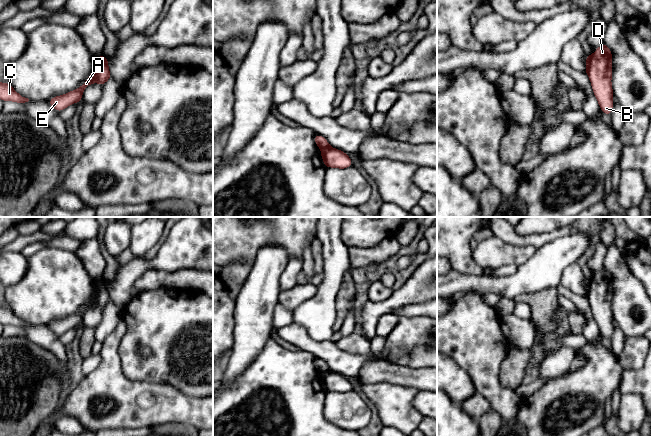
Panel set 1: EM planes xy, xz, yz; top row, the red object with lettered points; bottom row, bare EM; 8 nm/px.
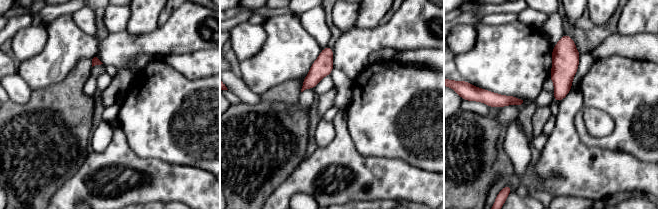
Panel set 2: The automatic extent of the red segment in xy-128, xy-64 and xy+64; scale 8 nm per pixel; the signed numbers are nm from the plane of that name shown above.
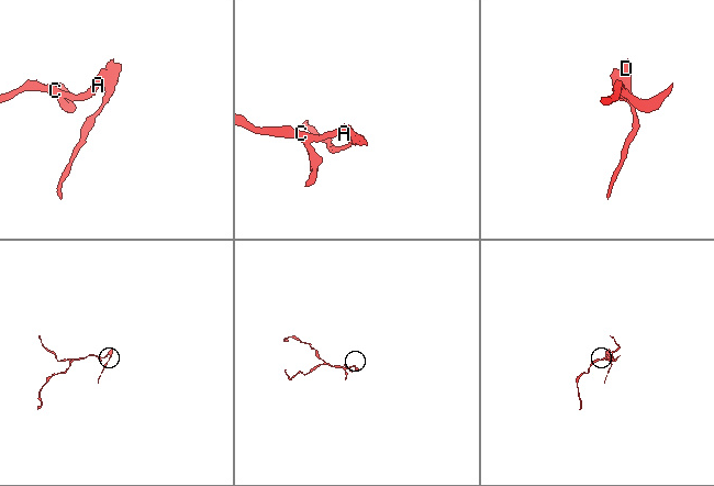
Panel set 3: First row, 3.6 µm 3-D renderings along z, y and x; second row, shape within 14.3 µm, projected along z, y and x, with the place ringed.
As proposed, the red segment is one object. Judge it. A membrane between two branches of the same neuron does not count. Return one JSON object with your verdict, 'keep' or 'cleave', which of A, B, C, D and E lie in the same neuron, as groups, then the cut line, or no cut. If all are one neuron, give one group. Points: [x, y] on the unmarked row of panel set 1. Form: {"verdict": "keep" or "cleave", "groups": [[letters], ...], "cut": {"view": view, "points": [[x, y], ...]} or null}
{"verdict": "cleave", "groups": [["A", "C", "E"], ["B", "D"]], "cut": {"view": "xy", "points": [[103, 280], [97, 293], [96, 305]]}}

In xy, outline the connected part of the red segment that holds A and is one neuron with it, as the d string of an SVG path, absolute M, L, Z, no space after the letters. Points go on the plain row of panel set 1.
M99 279L96 281L96 289L94 291L94 294L92 295L92 298L88 301L87 304L84 305L82 309L78 311L77 314L70 315L64 319L56 320L53 322L50 322L48 324L48 327L57 335L60 336L70 330L73 327L81 326L82 319L85 314L85 312L94 306L97 306L96 304L96 297L99 290L100 285L102 284L103 279Z

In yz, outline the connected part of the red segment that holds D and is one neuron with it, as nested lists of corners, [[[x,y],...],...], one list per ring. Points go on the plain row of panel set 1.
[[[604,266],[591,280],[588,300],[602,337],[611,340],[613,334],[612,276]]]

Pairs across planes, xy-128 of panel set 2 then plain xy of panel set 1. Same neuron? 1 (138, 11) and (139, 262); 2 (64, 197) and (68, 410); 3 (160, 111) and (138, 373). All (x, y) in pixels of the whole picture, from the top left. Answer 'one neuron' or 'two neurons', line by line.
1: two neurons
2: one neuron
3: one neuron

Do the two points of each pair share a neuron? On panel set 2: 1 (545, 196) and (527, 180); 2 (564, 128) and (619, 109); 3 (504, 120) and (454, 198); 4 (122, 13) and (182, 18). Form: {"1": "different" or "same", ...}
{"1": "same", "2": "different", "3": "different", "4": "different"}

